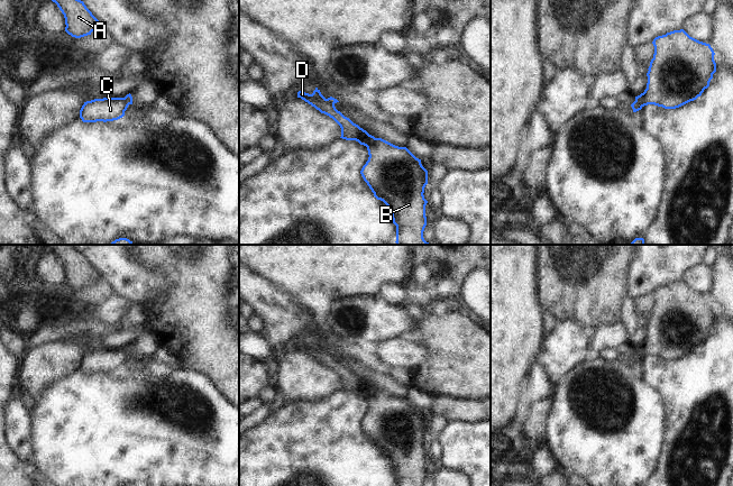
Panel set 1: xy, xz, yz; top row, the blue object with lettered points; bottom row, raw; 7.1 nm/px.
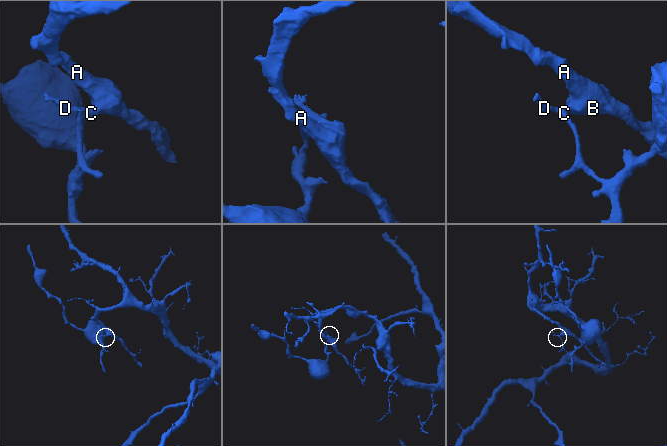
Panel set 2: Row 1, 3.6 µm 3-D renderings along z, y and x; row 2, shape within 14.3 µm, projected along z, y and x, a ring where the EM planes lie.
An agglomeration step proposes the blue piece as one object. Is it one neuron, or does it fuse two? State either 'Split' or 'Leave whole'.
Split.

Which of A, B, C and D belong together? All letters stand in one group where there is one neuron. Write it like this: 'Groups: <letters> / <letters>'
Groups: A B / C D.

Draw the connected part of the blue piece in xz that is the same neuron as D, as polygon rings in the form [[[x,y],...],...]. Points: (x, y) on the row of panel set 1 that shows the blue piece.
[[[315,88],[312,94],[305,93],[304,91],[299,91],[297,98],[301,98],[308,102],[321,113],[332,118],[341,128],[340,138],[346,140],[356,140],[366,147],[376,140],[374,136],[369,135],[366,130],[354,123],[349,118],[345,117],[336,109],[335,104],[339,102],[337,99],[332,97],[326,99],[318,88]]]

